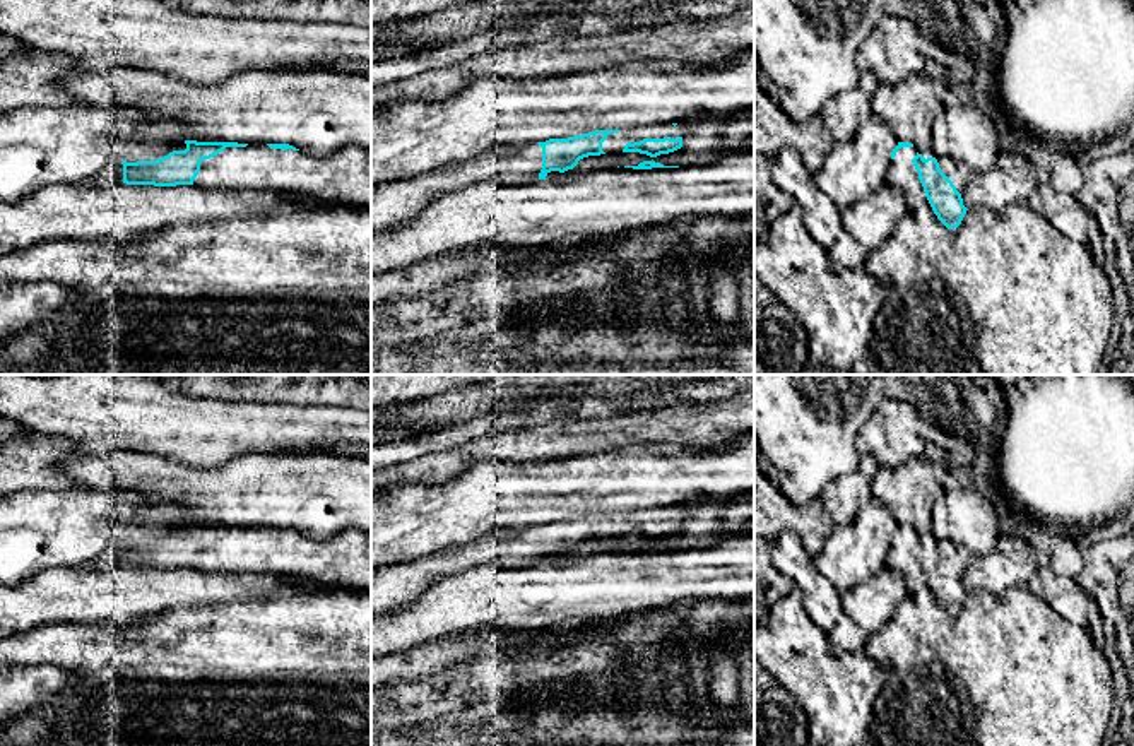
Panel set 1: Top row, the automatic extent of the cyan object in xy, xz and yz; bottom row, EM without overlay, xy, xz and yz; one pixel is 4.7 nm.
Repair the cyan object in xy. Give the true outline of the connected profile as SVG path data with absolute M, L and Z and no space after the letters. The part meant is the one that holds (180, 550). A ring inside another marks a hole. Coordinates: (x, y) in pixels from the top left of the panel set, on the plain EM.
M185 524L185 534L173 534L156 544L111 546L89 568L113 571L116 568L176 570L193 568L231 575L275 575L303 578L327 590L371 592L371 536L347 530L334 539L313 541L289 527L238 527Z

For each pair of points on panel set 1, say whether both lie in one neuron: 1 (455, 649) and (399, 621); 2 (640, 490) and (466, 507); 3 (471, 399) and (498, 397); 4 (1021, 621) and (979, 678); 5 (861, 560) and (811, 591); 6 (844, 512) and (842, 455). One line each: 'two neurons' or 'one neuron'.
1: two neurons
2: one neuron
3: one neuron
4: one neuron
5: two neurons
6: two neurons

